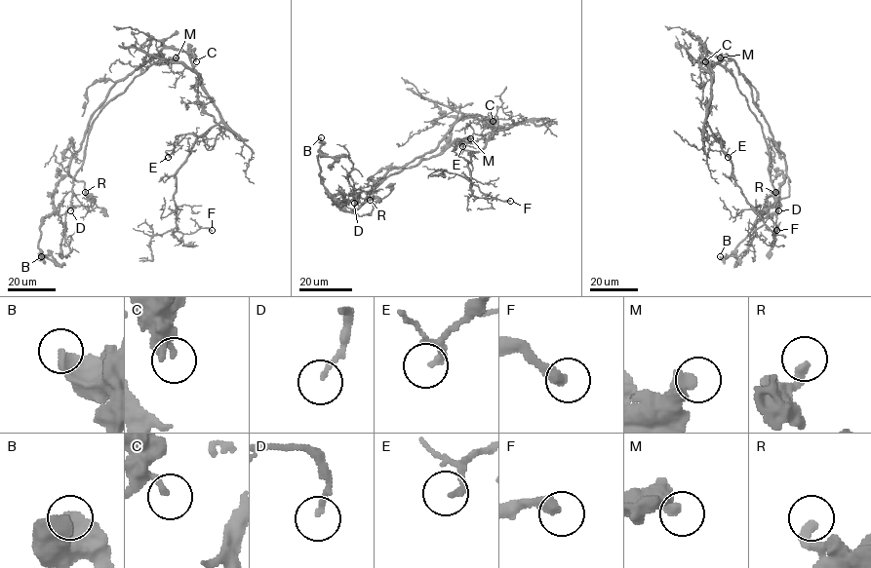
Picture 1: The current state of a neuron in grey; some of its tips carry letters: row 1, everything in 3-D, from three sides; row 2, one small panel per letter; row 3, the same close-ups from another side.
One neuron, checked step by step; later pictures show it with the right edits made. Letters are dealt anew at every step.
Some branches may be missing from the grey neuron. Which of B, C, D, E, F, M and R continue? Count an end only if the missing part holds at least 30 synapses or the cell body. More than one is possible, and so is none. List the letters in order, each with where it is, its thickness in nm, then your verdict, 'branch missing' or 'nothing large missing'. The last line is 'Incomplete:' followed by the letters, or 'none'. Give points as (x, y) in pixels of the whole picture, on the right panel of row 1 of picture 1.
B: at (720, 256); 480 nm thick; nothing large missing
C: at (705, 61); 190 nm thick; nothing large missing
D: at (778, 210); 150 nm thick; nothing large missing
E: at (728, 157); 190 nm thick; nothing large missing
F: at (776, 230); 380 nm thick; nothing large missing
M: at (720, 57); 360 nm thick; nothing large missing
R: at (775, 192); 300 nm thick; nothing large missing
Incomplete: none

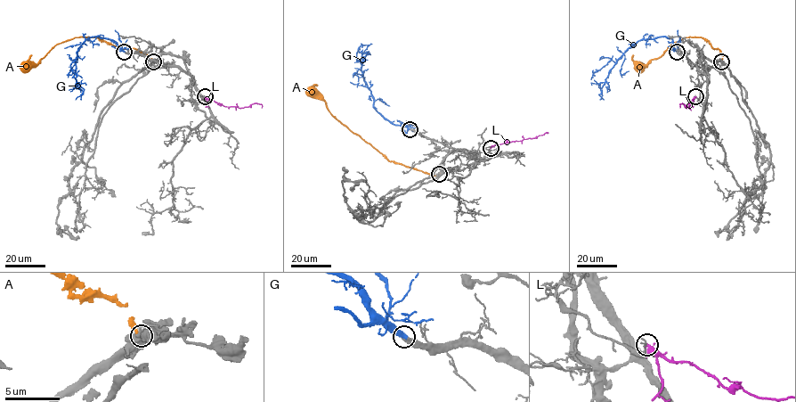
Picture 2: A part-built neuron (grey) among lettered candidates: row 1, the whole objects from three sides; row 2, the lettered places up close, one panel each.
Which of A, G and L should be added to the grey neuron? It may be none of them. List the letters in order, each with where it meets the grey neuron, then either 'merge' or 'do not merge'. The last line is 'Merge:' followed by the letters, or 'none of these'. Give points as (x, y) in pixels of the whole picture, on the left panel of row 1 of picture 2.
A: contact (153, 61); do not merge
G: contact (124, 52); merge
L: contact (205, 96); do not merge
Merge: G

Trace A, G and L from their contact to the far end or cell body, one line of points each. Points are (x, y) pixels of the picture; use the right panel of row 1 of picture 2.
A: (720, 61), (720, 52), (700, 37), (685, 37), (645, 64), (634, 61), (633, 54)
G: (677, 52), (671, 38), (665, 36), (638, 40), (609, 72), (599, 94), (604, 99)
L: (695, 97), (689, 106), (686, 108), (683, 103), (680, 107)

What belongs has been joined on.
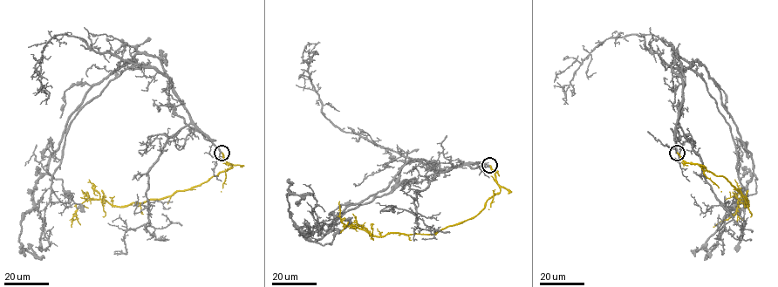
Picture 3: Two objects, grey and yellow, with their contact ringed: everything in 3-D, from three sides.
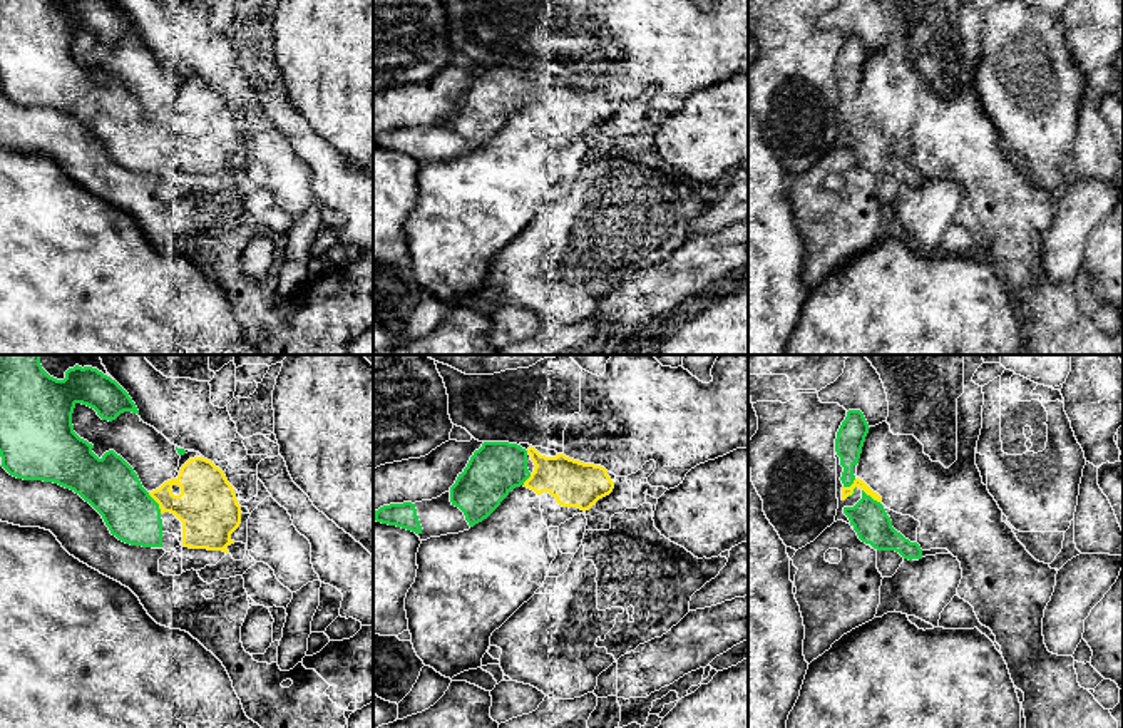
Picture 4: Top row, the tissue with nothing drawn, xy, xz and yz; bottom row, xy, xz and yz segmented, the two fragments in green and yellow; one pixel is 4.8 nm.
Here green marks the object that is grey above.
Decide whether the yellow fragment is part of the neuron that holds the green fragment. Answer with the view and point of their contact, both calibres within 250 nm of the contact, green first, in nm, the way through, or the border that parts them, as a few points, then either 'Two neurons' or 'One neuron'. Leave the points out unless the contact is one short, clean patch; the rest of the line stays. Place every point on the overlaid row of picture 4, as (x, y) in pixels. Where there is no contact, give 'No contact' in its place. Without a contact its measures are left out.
Touches green at xy (156, 502). Thickness 260 nm (green) against 280 nm. One neuron

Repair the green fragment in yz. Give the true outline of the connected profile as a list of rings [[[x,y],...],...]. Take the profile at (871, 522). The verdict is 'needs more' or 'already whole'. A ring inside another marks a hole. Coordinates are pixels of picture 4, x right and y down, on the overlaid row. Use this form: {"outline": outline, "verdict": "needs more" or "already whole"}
{"outline": [[[849,410],[837,432],[835,452],[844,467],[840,477],[844,484],[842,500],[852,497],[857,487],[862,490],[862,499],[854,507],[844,507],[844,514],[862,542],[870,544],[877,551],[895,551],[909,561],[922,559],[920,546],[910,542],[892,527],[892,520],[880,504],[882,497],[854,475],[854,467],[859,464],[869,428],[860,410]]], "verdict": "needs more"}

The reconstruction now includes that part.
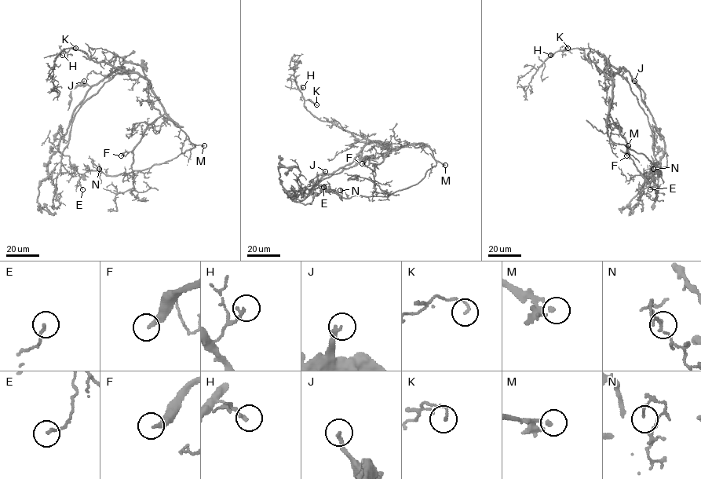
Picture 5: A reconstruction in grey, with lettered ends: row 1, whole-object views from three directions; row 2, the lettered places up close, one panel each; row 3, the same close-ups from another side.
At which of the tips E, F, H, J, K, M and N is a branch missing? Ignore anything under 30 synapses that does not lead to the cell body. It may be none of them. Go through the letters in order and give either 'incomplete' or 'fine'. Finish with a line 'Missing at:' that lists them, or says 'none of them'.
E: fine
F: incomplete
H: fine
J: incomplete
K: fine
M: incomplete
N: fine
Missing at: F, J, M

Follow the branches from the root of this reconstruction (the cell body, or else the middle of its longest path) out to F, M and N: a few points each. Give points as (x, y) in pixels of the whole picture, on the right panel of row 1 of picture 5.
F: (617, 68), (604, 63), (611, 69), (614, 81), (609, 114), (625, 138), (626, 149), (622, 152), (626, 155)
M: (617, 68), (608, 62), (604, 63), (611, 69), (614, 81), (606, 129), (613, 141), (628, 145)
N: (617, 68), (625, 68), (637, 83), (664, 140), (667, 165), (653, 173), (657, 173), (653, 169)

